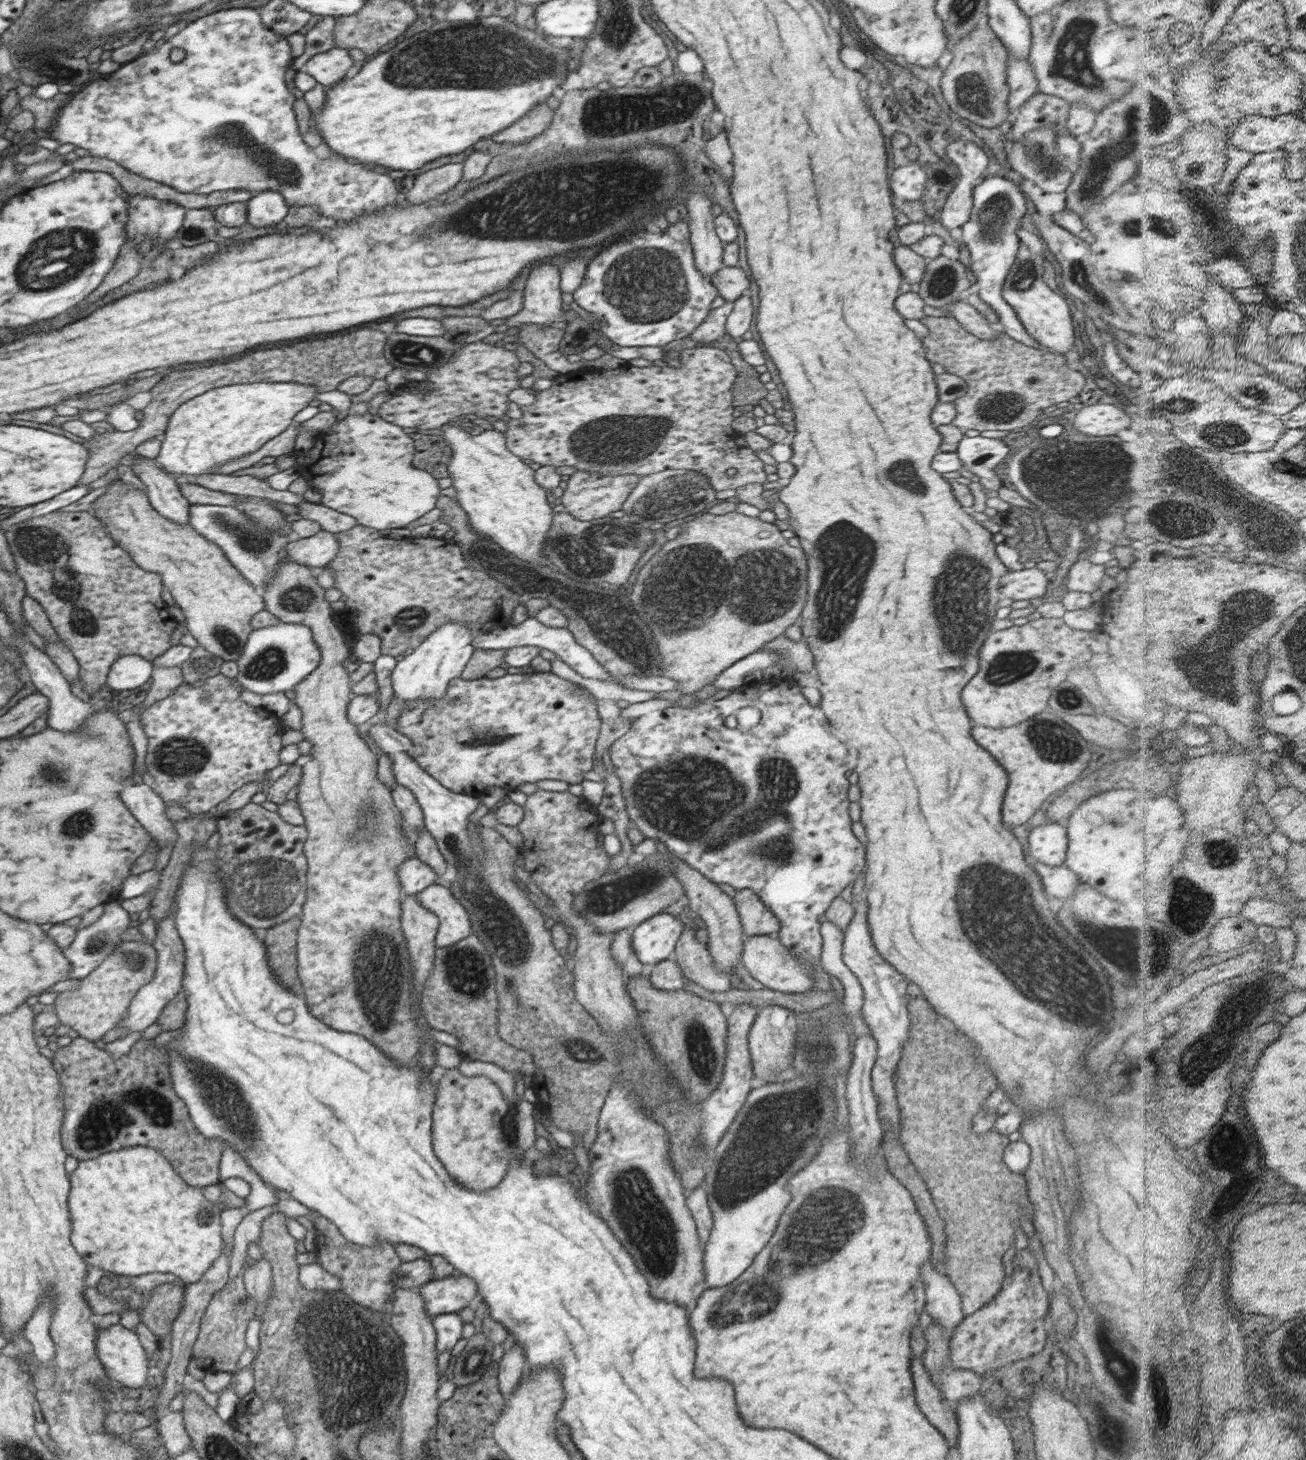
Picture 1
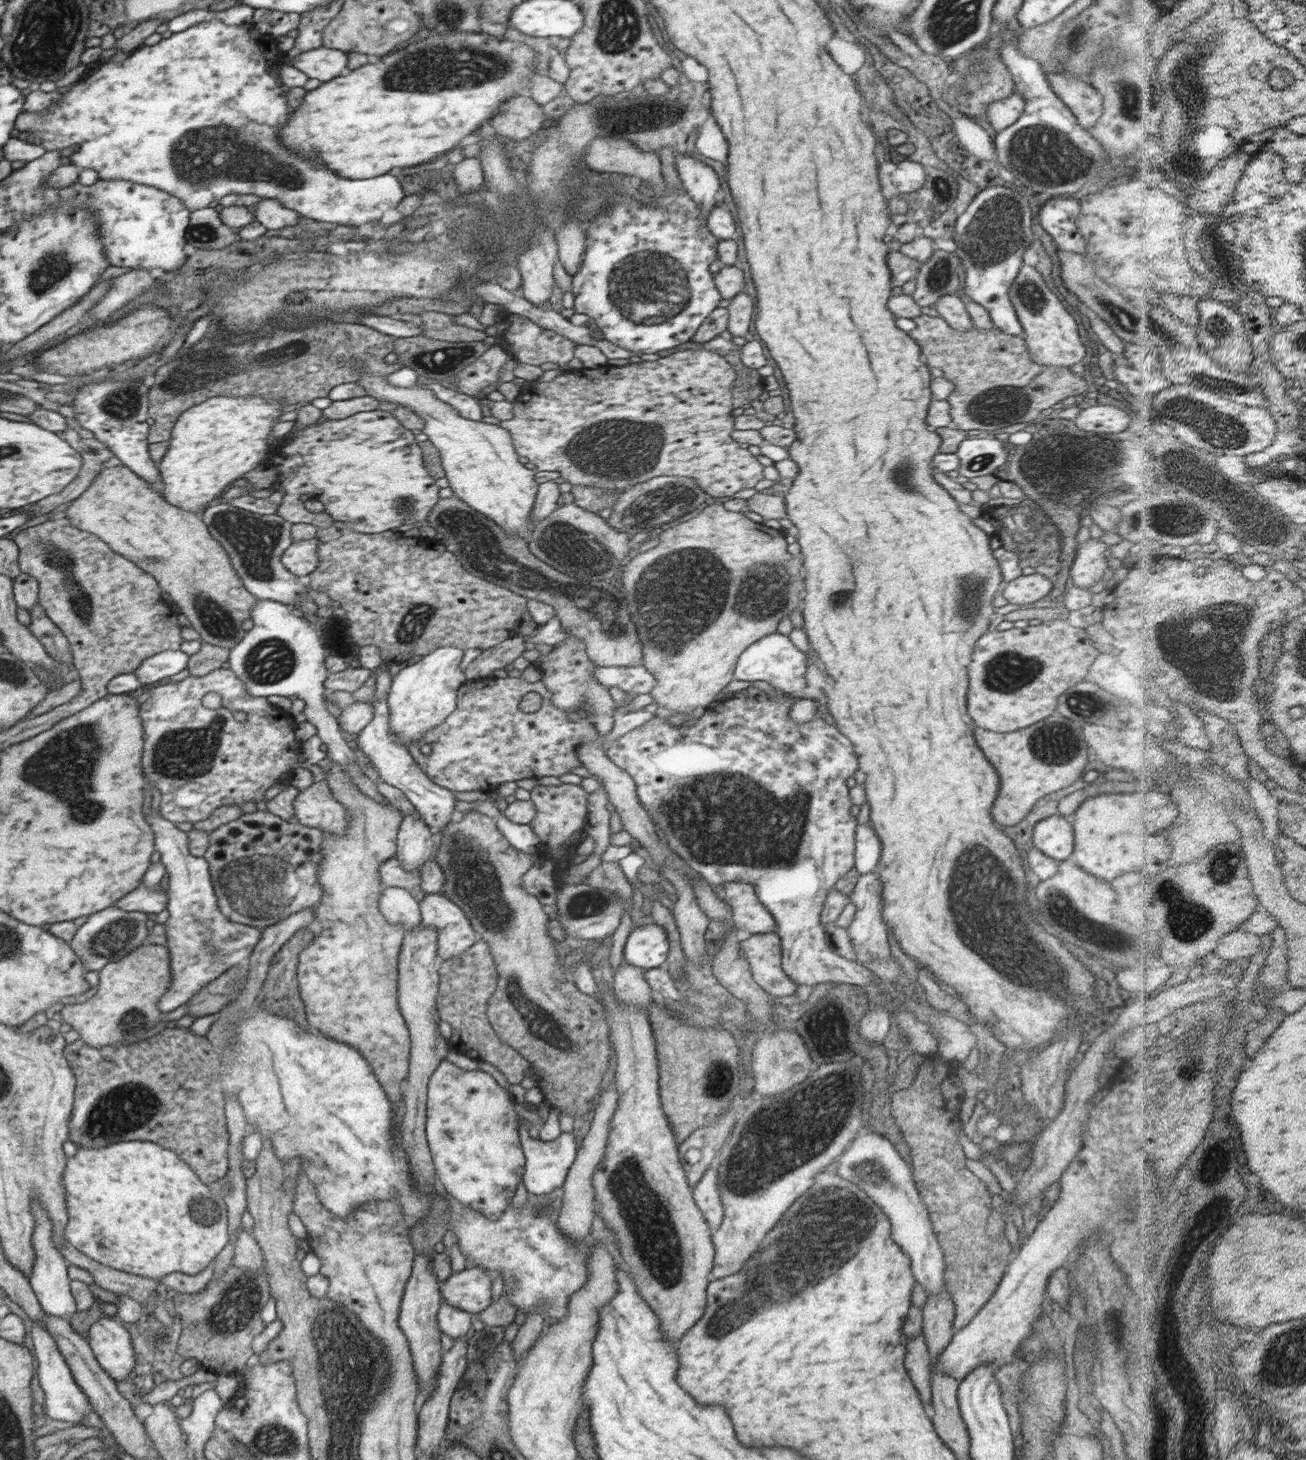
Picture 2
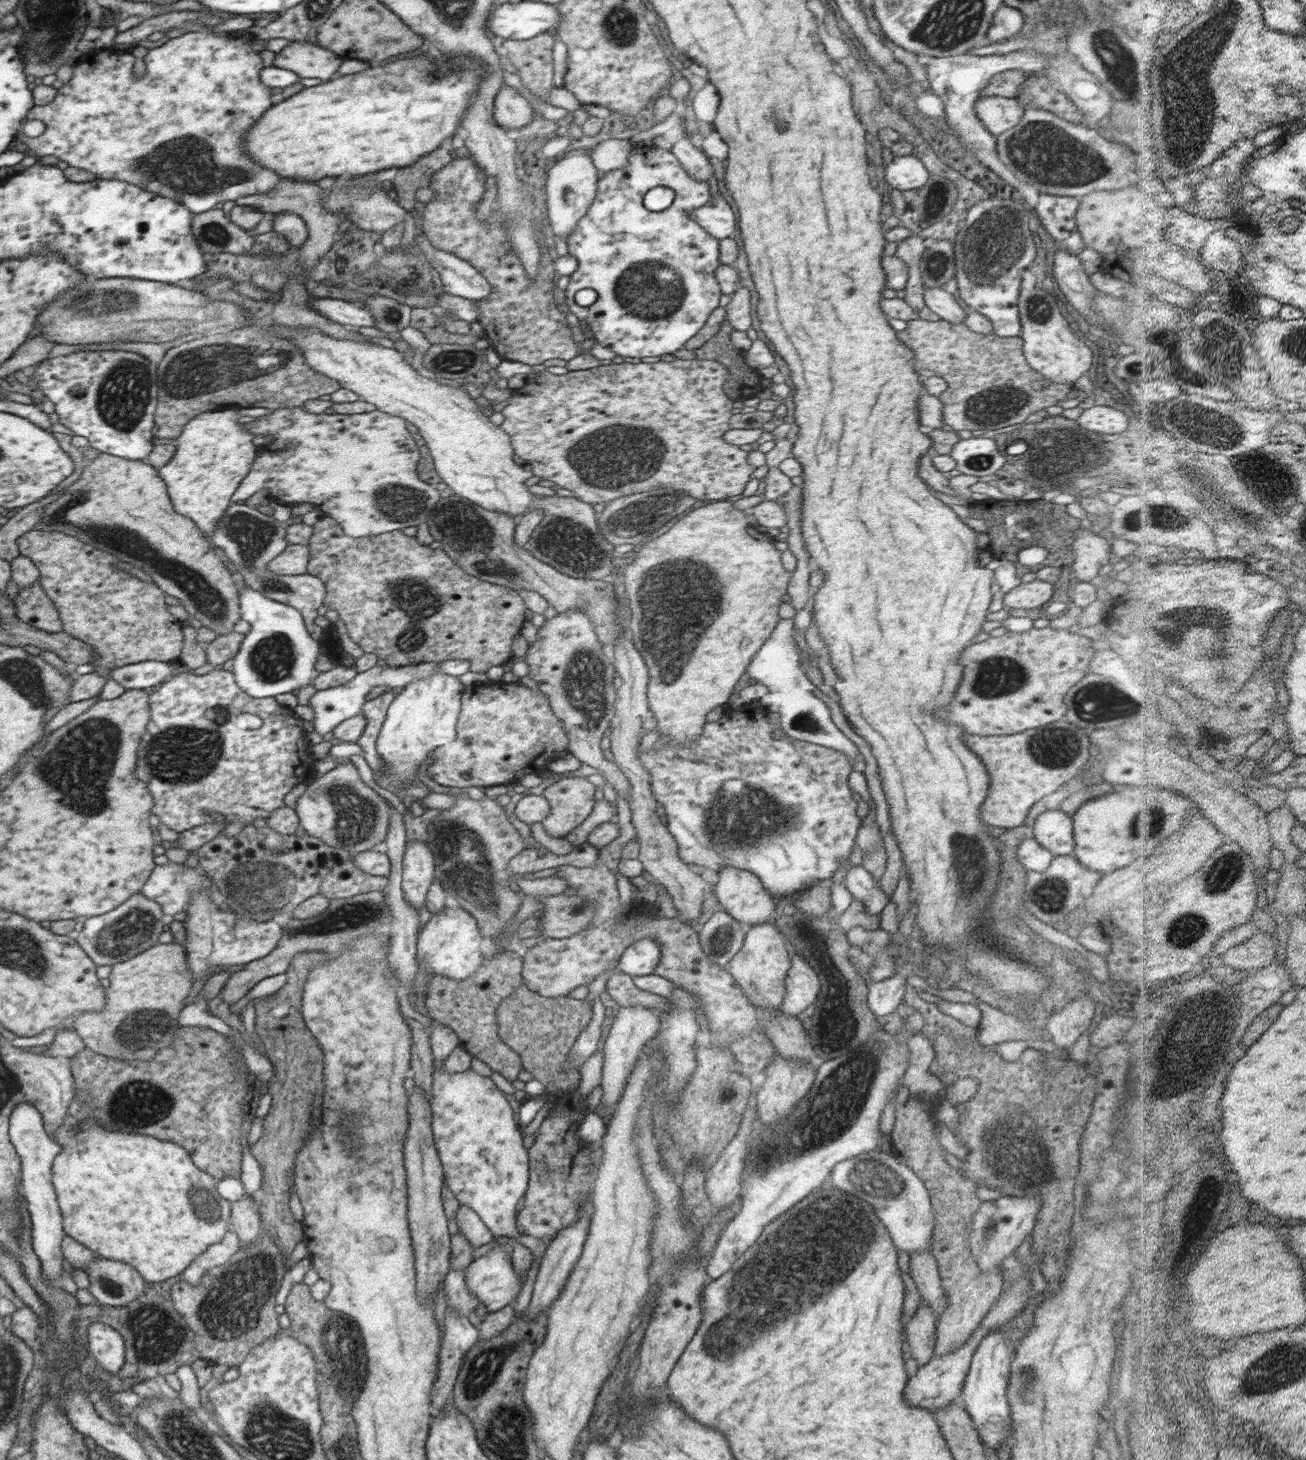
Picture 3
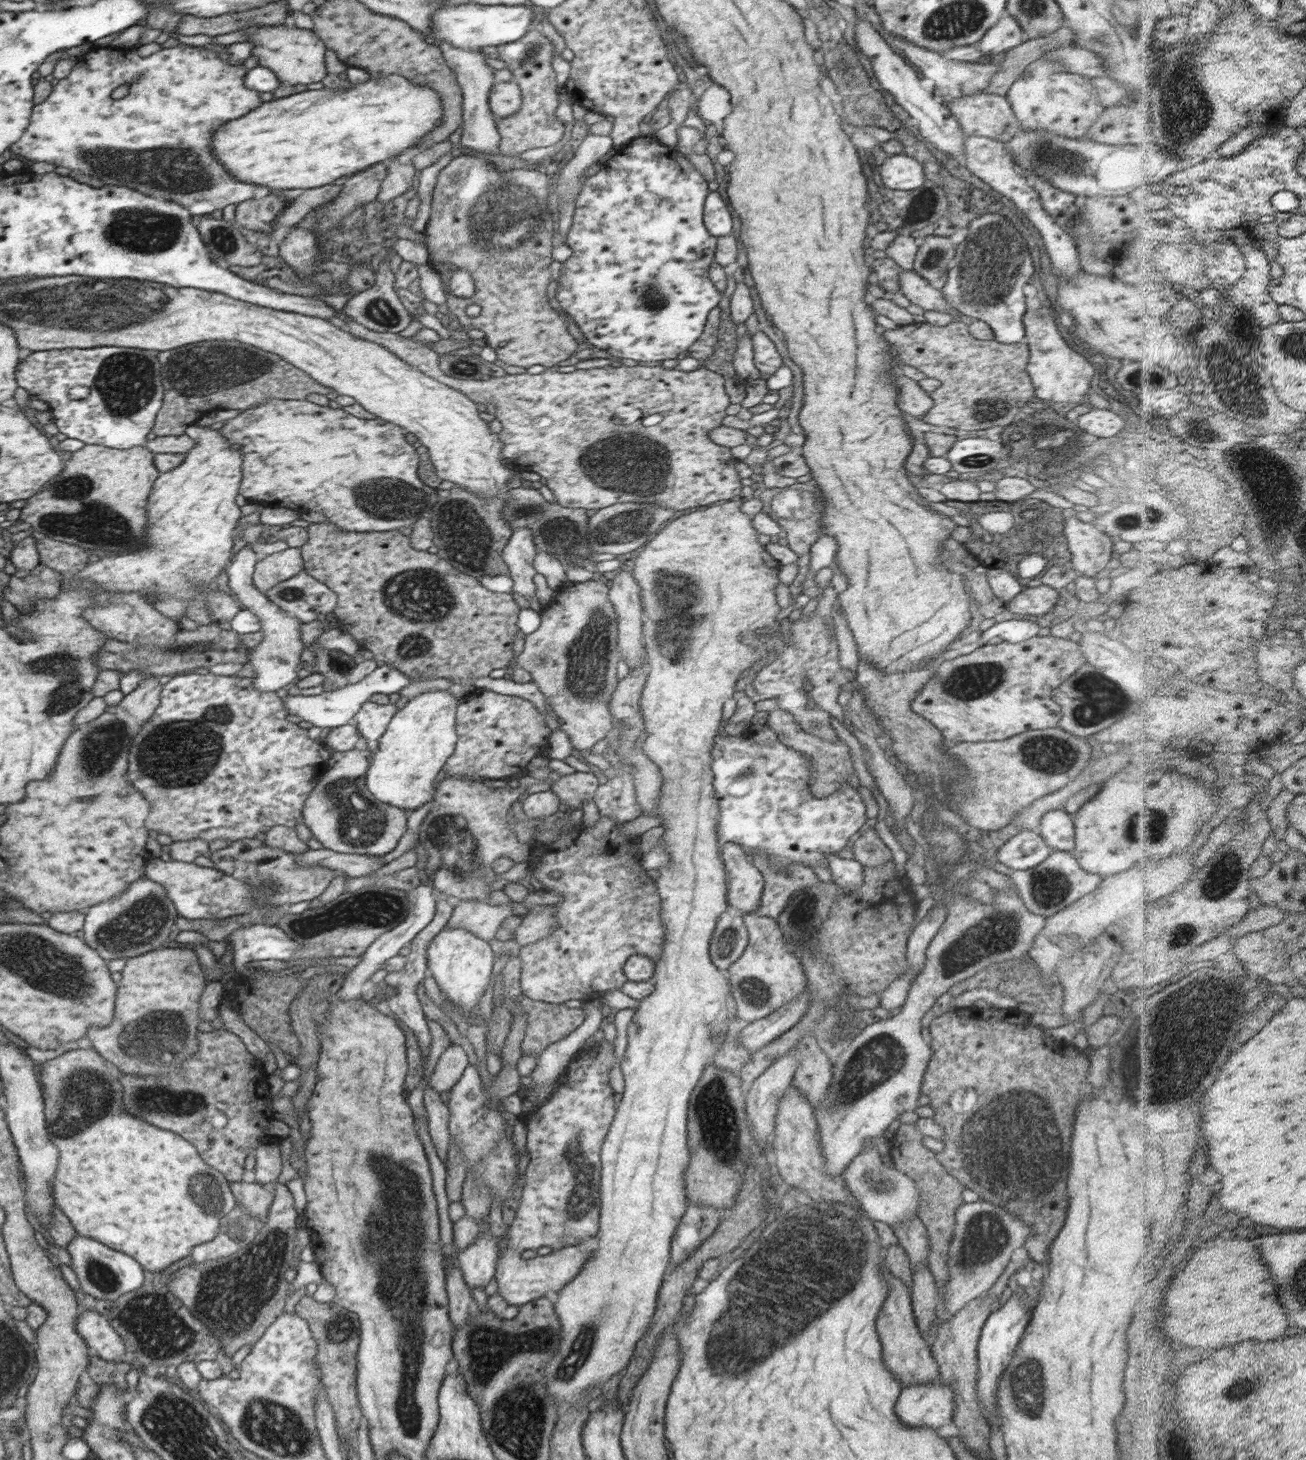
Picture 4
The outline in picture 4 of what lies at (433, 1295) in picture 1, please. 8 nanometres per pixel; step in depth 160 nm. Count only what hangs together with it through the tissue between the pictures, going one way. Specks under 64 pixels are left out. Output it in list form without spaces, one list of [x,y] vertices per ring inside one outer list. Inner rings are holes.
[[[605,1039],[597,1045],[588,1047],[586,1052],[576,1056],[565,1071],[557,1078],[554,1094],[538,1108],[530,1112],[526,1128],[528,1129],[528,1165],[524,1172],[524,1184],[521,1186],[521,1202],[513,1223],[506,1231],[509,1237],[504,1253],[499,1252],[494,1279],[498,1283],[498,1293],[508,1304],[521,1306],[545,1297],[546,1292],[559,1292],[574,1276],[582,1271],[582,1266],[591,1258],[592,1251],[576,1247],[579,1239],[597,1236],[599,1231],[601,1185],[601,1146],[613,1121],[618,1103],[614,1101],[614,1090],[610,1087],[610,1069],[614,1065],[614,1043]],[[541,1246],[550,1246],[555,1250],[543,1257],[524,1260],[521,1252],[538,1250]]]

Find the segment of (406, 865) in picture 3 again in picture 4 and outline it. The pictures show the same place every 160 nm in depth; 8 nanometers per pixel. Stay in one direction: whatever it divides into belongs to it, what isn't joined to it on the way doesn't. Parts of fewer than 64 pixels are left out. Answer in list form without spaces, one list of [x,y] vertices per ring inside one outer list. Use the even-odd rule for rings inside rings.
[[[432,882],[421,883],[416,888],[407,891],[407,897],[409,902],[409,911],[407,917],[396,925],[396,928],[389,930],[379,936],[361,955],[361,960],[352,969],[347,971],[343,984],[341,984],[340,991],[337,996],[340,996],[342,1001],[352,1001],[352,999],[358,999],[358,996],[362,995],[362,986],[373,980],[375,974],[380,973],[381,966],[390,960],[393,956],[396,956],[404,946],[407,946],[411,940],[423,929],[432,922],[435,915],[435,905],[437,902],[437,891],[432,885]]]

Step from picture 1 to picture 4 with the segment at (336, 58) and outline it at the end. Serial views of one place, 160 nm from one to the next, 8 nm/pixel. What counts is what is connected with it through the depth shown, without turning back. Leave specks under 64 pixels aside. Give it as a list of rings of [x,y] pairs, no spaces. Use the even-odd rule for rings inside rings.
[[[250,25],[242,32],[248,35],[247,42],[252,45],[251,55],[256,57],[259,65],[270,69],[281,84],[314,84],[323,81],[327,76],[325,54],[327,47],[318,39],[313,30],[291,25]]]

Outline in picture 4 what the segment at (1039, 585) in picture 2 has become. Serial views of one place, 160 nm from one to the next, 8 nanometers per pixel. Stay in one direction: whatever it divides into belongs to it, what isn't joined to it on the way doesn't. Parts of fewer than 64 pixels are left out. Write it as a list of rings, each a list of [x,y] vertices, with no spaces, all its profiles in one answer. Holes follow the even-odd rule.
[[[1045,585],[1037,588],[1025,587],[1022,592],[1006,604],[1006,608],[1016,614],[1042,616],[1056,607],[1059,595],[1060,590]]]

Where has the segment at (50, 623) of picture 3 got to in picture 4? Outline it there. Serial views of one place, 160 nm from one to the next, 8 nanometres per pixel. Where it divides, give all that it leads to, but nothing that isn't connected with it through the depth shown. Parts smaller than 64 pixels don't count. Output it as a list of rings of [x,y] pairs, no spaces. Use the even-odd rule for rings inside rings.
[[[38,563],[30,572],[18,569],[3,591],[3,598],[14,604],[18,611],[30,614],[36,599],[54,598],[60,592],[60,579],[56,569]]]

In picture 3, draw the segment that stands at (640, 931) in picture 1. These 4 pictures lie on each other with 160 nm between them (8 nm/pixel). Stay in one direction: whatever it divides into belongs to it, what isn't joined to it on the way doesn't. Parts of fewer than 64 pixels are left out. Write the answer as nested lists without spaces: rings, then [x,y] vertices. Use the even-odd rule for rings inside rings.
[[[641,938],[622,953],[616,970],[632,977],[652,974],[660,957],[660,945],[653,938]]]

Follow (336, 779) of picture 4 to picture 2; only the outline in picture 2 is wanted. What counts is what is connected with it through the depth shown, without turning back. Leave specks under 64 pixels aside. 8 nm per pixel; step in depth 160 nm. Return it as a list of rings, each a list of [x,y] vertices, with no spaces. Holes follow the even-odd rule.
[[[324,780],[312,782],[311,787],[299,792],[293,807],[299,823],[323,832],[343,834],[347,828],[345,806],[332,799],[330,787]]]

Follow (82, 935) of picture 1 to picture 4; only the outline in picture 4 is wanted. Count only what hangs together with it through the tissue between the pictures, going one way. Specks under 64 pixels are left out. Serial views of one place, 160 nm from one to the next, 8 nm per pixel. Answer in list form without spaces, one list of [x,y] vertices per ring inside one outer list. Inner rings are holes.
[[[148,877],[131,882],[117,897],[91,906],[85,912],[82,928],[84,939],[108,962],[116,958],[132,958],[154,951],[174,936],[179,916],[174,903],[162,885]]]

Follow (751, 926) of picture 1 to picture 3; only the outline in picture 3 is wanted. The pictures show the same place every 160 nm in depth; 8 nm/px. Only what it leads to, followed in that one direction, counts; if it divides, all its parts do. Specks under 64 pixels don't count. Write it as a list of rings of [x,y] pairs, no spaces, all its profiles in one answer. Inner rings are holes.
[[[723,866],[722,870],[719,870],[719,880],[714,897],[715,902],[719,903],[723,910],[747,928],[768,922],[770,914],[776,910],[776,902],[763,887],[762,881],[750,871],[733,866]]]

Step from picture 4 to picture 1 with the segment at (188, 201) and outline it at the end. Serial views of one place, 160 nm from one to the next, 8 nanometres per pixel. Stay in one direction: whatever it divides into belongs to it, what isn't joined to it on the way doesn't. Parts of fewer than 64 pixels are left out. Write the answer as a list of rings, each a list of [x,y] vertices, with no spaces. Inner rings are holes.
[[[232,8],[232,10],[214,12],[210,16],[196,20],[196,22],[190,22],[184,30],[178,32],[178,36],[174,36],[174,40],[170,38],[162,46],[154,48],[150,54],[144,54],[144,56],[136,58],[134,62],[122,65],[122,68],[116,70],[116,72],[97,76],[92,82],[78,87],[50,128],[52,130],[50,136],[60,144],[74,144],[78,148],[84,148],[84,150],[88,150],[90,156],[114,160],[116,164],[130,171],[130,173],[172,187],[184,194],[210,194],[214,191],[234,189],[256,193],[273,190],[280,193],[290,207],[293,205],[301,208],[317,206],[320,215],[330,216],[336,220],[354,220],[356,216],[362,216],[365,212],[382,210],[388,204],[396,204],[399,190],[396,188],[396,182],[392,178],[388,178],[386,174],[370,172],[370,170],[366,170],[363,164],[348,164],[348,162],[338,159],[334,162],[321,157],[319,150],[306,145],[306,142],[302,139],[303,135],[298,130],[293,110],[296,98],[291,94],[285,82],[285,72],[288,68],[291,68],[292,62],[291,47],[286,36],[275,34],[268,26],[262,24],[258,12],[254,12],[250,8]],[[172,46],[186,50],[186,58],[182,62],[170,62]]]

